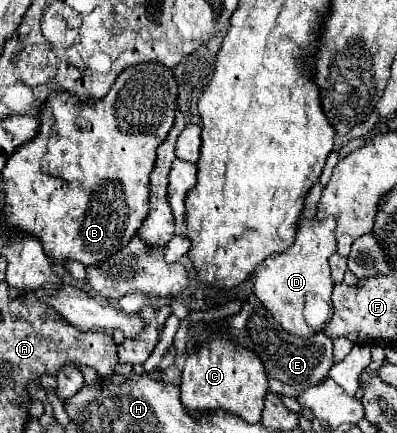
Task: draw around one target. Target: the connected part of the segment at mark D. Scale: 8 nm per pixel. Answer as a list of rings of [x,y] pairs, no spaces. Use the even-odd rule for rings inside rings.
[[[299,219],[295,243],[277,255],[271,255],[255,269],[255,295],[269,309],[273,319],[291,335],[313,337],[327,327],[331,319],[333,281],[329,257],[335,253],[335,221]]]

